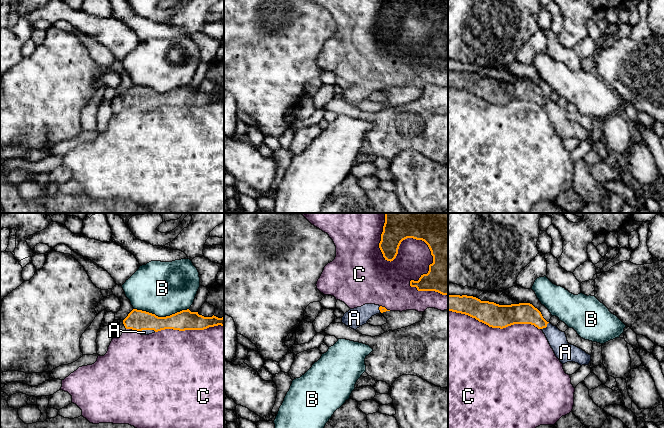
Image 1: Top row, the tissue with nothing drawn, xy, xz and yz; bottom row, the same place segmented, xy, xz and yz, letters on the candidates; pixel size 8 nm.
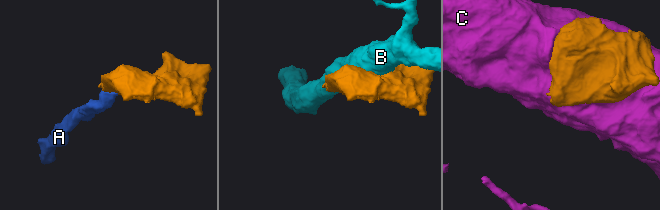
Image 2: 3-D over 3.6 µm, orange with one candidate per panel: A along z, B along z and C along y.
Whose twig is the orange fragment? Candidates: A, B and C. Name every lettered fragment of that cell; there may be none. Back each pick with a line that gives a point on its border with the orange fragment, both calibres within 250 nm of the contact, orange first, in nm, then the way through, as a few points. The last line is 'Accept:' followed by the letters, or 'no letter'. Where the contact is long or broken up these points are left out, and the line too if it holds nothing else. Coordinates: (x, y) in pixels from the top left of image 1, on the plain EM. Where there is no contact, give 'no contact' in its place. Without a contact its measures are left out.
A: meets orange in xy at (147, 105); 170 nm thick on the orange side, 50 nm on the other; runs through xy (138, 96), (147, 105), (144, 108)
Accept: A

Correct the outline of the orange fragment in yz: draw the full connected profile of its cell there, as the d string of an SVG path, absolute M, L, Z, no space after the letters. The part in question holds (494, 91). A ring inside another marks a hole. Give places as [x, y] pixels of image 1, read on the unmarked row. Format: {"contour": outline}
{"contour": "M448 70L448 87L468 91L492 104L503 105L514 100L534 101L543 107L562 140L575 138L582 142L589 141L591 137L591 131L569 120L565 108L547 98L530 79L499 81L473 72Z"}

